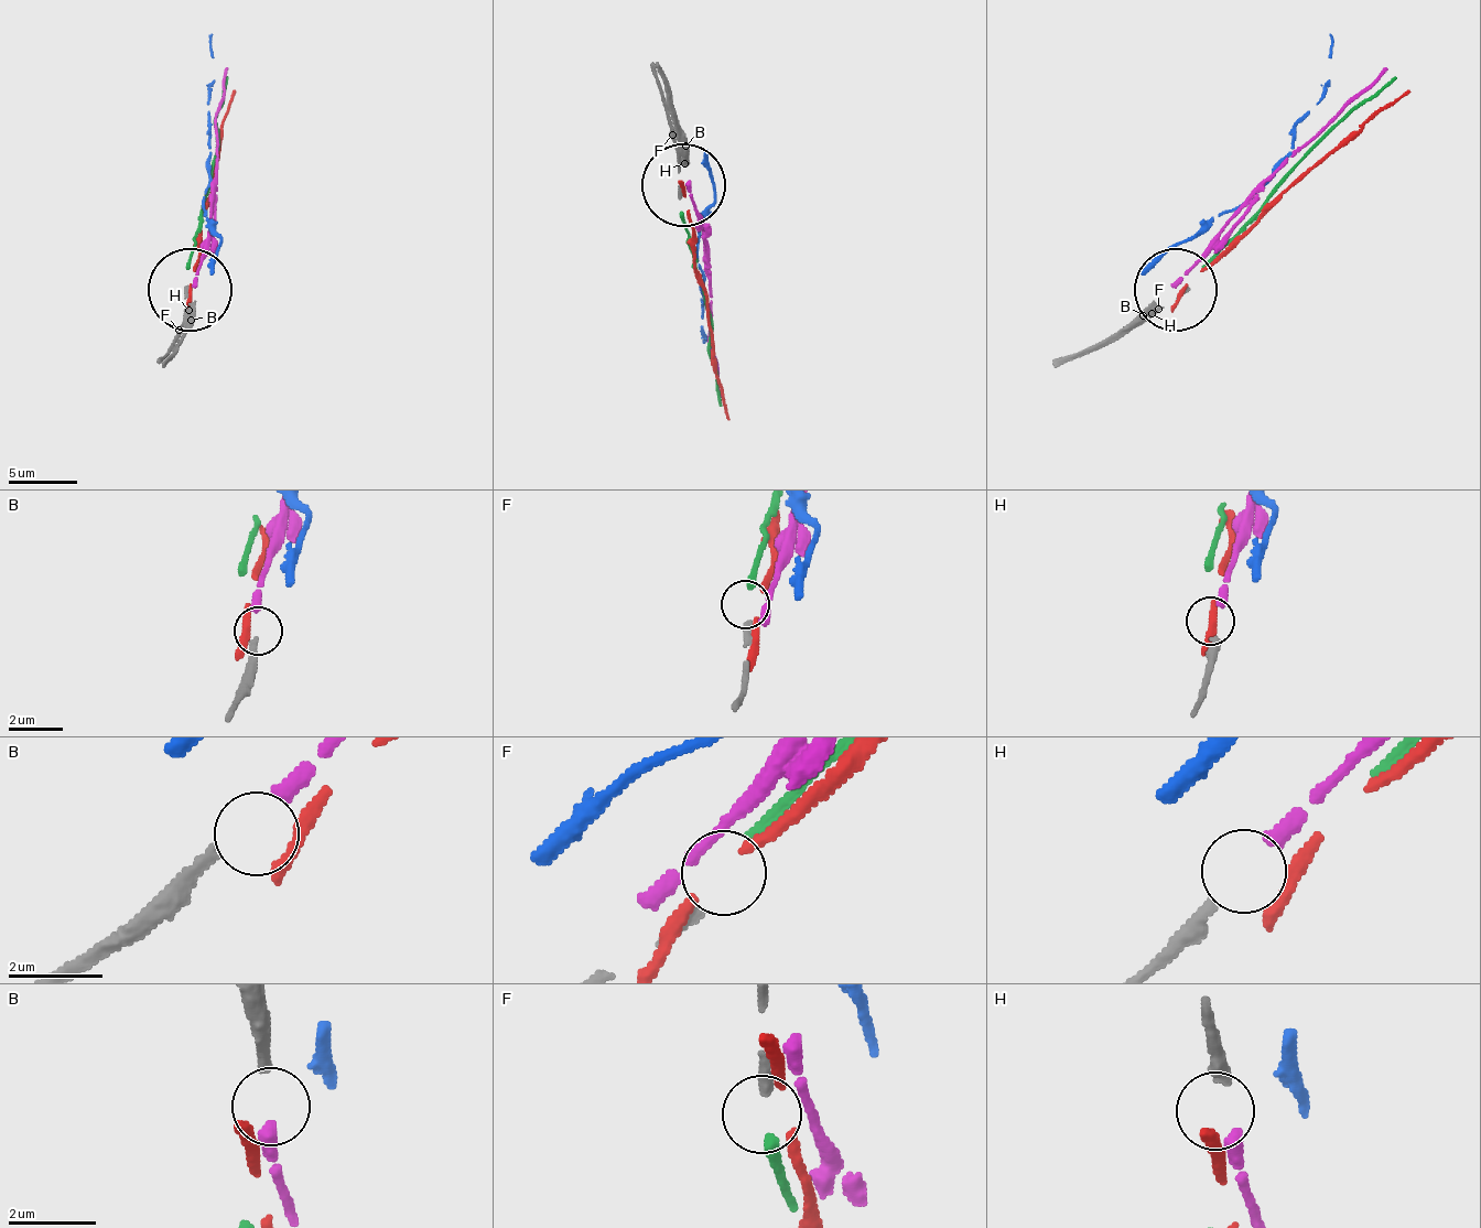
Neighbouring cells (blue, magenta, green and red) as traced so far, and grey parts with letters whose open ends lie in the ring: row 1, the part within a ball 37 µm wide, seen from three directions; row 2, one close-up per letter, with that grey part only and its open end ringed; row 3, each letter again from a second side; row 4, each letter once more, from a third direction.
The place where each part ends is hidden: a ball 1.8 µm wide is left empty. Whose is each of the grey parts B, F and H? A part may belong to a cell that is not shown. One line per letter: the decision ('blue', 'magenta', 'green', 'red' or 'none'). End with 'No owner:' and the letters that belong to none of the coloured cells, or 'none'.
B: magenta
F: green
H: none
No owner: H

